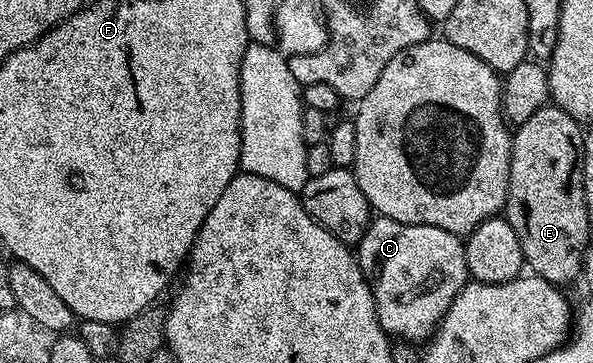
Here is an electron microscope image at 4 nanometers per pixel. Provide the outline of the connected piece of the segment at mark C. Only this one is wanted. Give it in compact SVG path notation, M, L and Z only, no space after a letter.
M375 216L356 246L358 265L374 292L382 330L407 343L425 342L454 297L471 280L463 238L431 225L409 225Z

